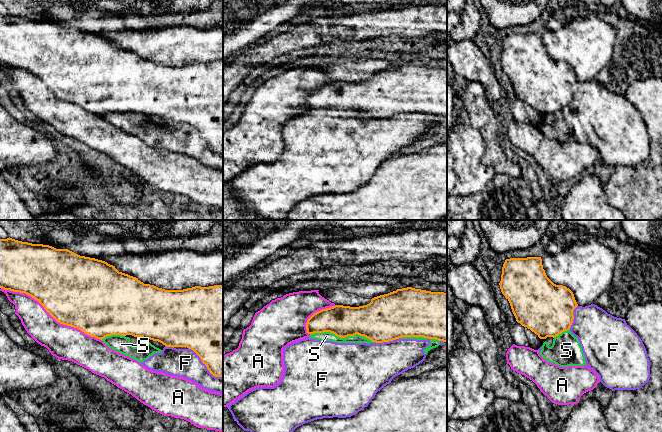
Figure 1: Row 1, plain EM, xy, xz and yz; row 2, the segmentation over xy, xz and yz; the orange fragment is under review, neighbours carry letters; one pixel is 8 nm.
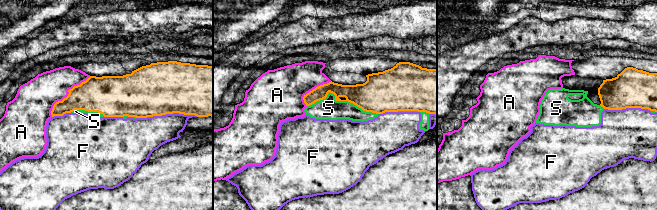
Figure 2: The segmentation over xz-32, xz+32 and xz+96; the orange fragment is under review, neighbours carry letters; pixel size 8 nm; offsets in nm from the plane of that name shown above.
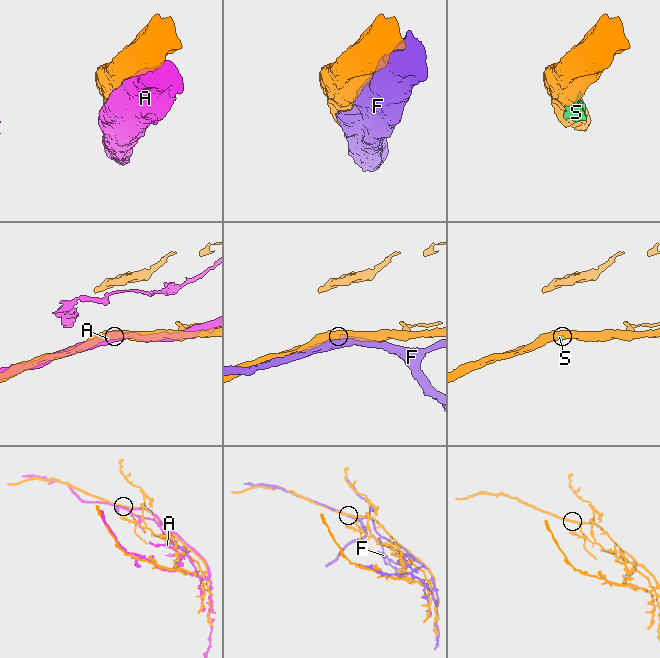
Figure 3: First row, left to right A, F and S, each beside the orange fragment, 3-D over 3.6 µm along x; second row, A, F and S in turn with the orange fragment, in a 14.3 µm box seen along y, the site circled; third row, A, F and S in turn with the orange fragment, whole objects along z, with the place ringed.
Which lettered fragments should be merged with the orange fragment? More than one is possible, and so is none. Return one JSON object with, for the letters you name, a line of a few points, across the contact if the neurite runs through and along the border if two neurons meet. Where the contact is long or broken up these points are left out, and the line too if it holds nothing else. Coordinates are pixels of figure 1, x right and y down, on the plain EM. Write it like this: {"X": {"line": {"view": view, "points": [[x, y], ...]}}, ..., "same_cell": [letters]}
{"same_cell": []}

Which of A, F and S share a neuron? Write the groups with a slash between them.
A / F S

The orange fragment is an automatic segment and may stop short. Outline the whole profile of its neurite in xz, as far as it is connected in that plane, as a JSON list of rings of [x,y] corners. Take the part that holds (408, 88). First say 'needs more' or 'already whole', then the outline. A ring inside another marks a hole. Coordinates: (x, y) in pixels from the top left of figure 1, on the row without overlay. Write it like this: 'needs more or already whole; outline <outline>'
already whole; outline [[[412,63],[397,65],[372,74],[367,81],[335,81],[322,85],[307,96],[306,105],[308,110],[330,108],[340,114],[358,110],[376,119],[402,113],[424,113],[447,118],[447,69]]]

